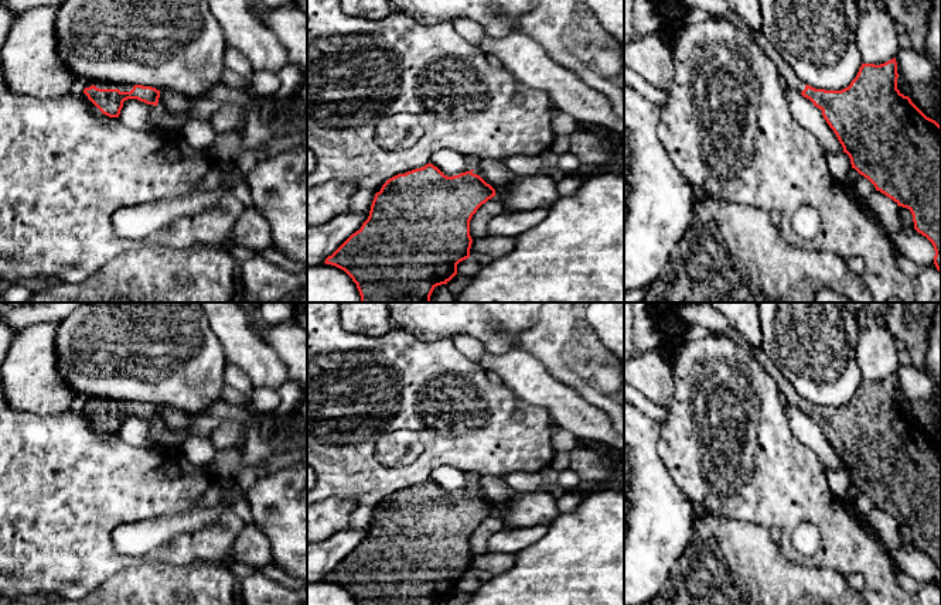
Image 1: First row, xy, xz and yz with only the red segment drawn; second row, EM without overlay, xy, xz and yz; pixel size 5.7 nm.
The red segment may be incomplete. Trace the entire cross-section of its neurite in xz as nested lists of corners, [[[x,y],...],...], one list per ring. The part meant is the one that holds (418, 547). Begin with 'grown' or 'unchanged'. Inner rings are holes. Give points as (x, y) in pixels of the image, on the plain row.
unchanged | [[[433,481],[389,495],[375,510],[369,533],[325,581],[344,587],[357,605],[434,605],[447,601],[457,591],[457,581],[470,574],[473,556],[470,537],[477,526],[495,513],[495,506],[471,488],[447,493]]]

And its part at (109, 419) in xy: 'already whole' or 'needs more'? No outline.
needs more

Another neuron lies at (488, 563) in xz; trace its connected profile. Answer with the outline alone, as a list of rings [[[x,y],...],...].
[[[484,553],[473,556],[470,575],[477,577],[484,572],[488,577],[508,571],[515,563],[515,554]]]

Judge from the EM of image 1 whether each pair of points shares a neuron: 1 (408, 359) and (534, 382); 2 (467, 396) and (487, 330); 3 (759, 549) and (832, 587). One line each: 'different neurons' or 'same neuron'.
1: different neurons
2: different neurons
3: same neuron

